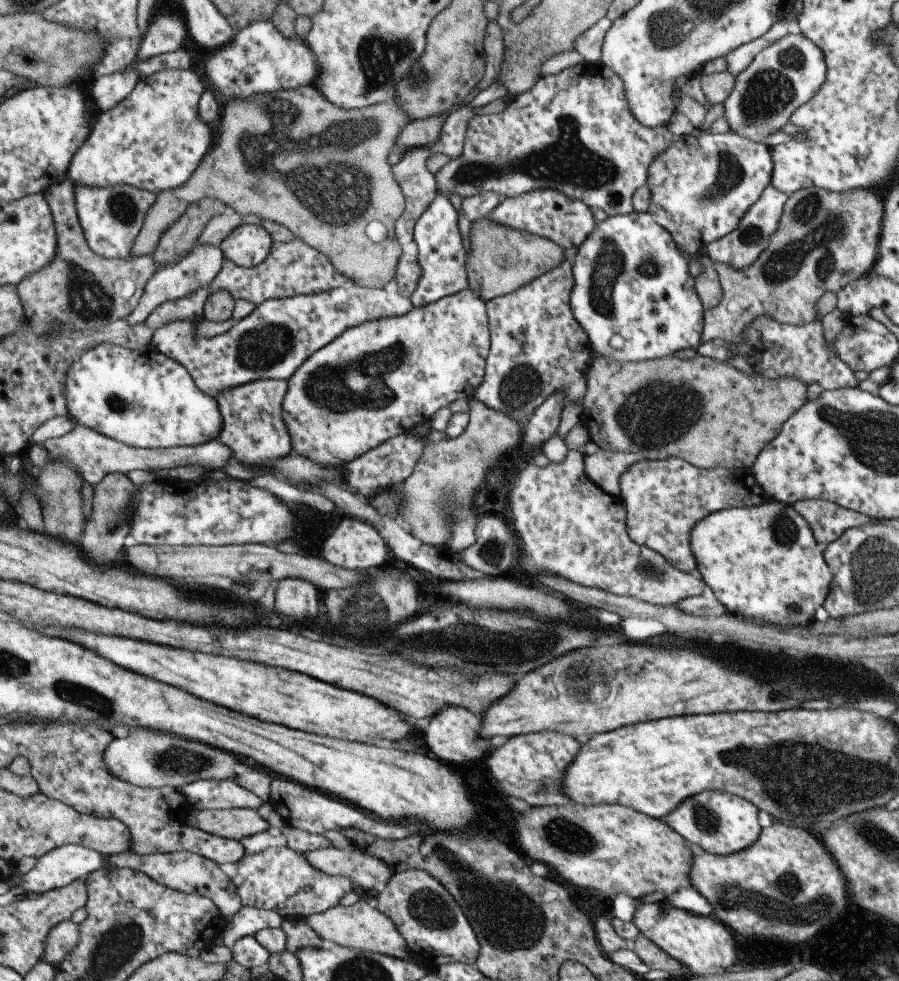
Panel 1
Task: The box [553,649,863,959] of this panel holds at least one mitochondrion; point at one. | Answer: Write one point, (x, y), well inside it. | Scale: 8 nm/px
(788, 890)

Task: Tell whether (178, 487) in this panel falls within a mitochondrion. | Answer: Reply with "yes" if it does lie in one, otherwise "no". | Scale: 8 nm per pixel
no

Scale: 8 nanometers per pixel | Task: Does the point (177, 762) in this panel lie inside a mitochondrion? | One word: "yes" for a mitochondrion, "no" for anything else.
yes

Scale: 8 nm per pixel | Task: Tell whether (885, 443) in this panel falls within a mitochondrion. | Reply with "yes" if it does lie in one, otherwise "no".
yes

